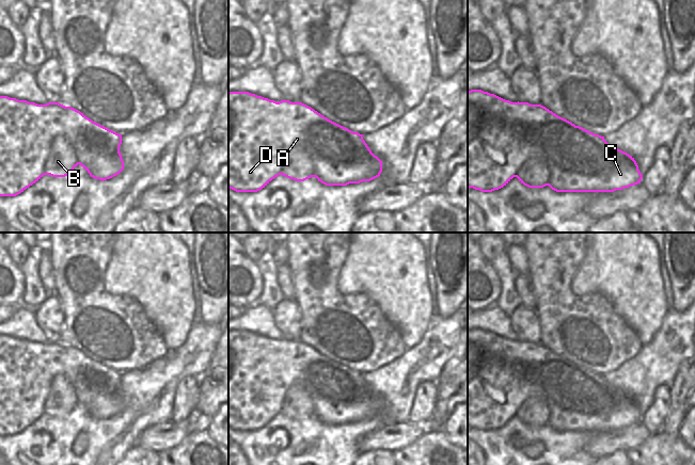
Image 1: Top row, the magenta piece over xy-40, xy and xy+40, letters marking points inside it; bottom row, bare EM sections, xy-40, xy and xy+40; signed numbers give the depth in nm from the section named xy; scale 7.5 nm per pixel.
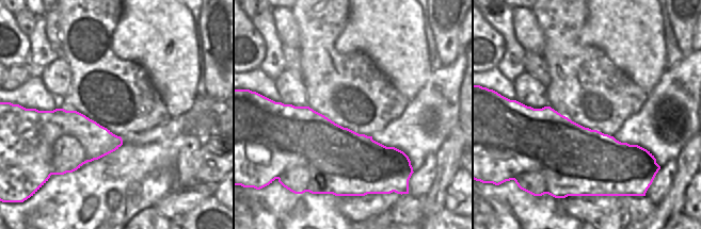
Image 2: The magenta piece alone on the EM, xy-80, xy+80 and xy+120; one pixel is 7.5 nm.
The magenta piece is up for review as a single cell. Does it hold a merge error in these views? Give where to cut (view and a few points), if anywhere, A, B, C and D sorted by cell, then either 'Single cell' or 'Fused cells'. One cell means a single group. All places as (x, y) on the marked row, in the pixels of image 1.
Split along xy-40 (68, 140), (58, 144), (49, 153), (44, 174). Groups: A C D / B. Fused cells.

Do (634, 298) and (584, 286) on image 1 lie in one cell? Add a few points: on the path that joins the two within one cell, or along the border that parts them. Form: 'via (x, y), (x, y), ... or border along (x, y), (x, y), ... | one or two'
via (621, 285), (597, 285) | one

